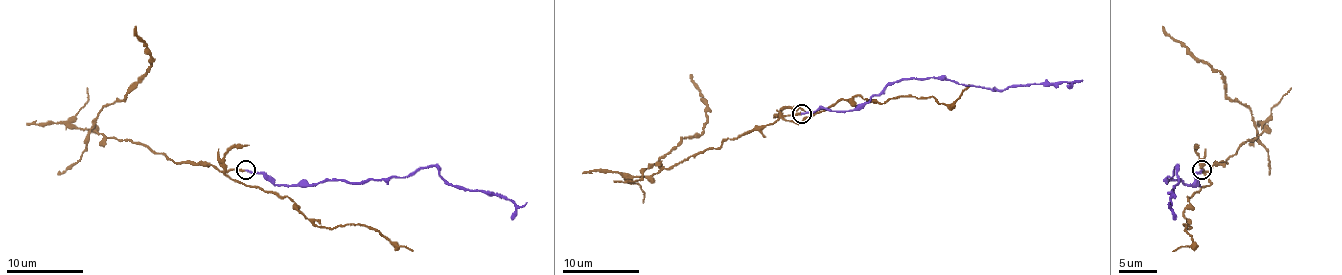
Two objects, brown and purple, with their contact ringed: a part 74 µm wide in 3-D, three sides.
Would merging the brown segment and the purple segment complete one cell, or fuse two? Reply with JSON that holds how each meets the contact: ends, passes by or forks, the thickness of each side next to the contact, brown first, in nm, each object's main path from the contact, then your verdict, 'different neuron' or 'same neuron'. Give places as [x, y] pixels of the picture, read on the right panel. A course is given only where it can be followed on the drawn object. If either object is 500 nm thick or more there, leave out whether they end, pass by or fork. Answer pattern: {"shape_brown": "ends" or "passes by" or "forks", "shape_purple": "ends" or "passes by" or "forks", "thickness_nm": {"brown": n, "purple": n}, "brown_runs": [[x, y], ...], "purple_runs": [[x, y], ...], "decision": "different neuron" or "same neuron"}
{"shape_brown": "ends", "shape_purple": "ends", "thickness_nm": {"brown": 220, "purple": 200}, "brown_runs": [[1201, 170], [1226, 162], [1264, 130], [1257, 128], [1245, 105], [1226, 95], [1226, 80], [1163, 26]], "purple_runs": [[1201, 170], [1197, 174], [1197, 185], [1165, 180], [1172, 176], [1176, 166], [1178, 182], [1170, 195], [1174, 220]], "decision": "different neuron"}

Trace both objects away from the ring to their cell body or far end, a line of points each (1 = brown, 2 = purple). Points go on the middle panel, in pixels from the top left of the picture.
1: (800, 113), (783, 115), (645, 176), (682, 138), (695, 138), (703, 130), (706, 100), (691, 75)
2: (802, 113), (860, 109), (889, 84), (904, 79), (946, 77), (959, 84), (1004, 90), (1071, 82), (1067, 86)

